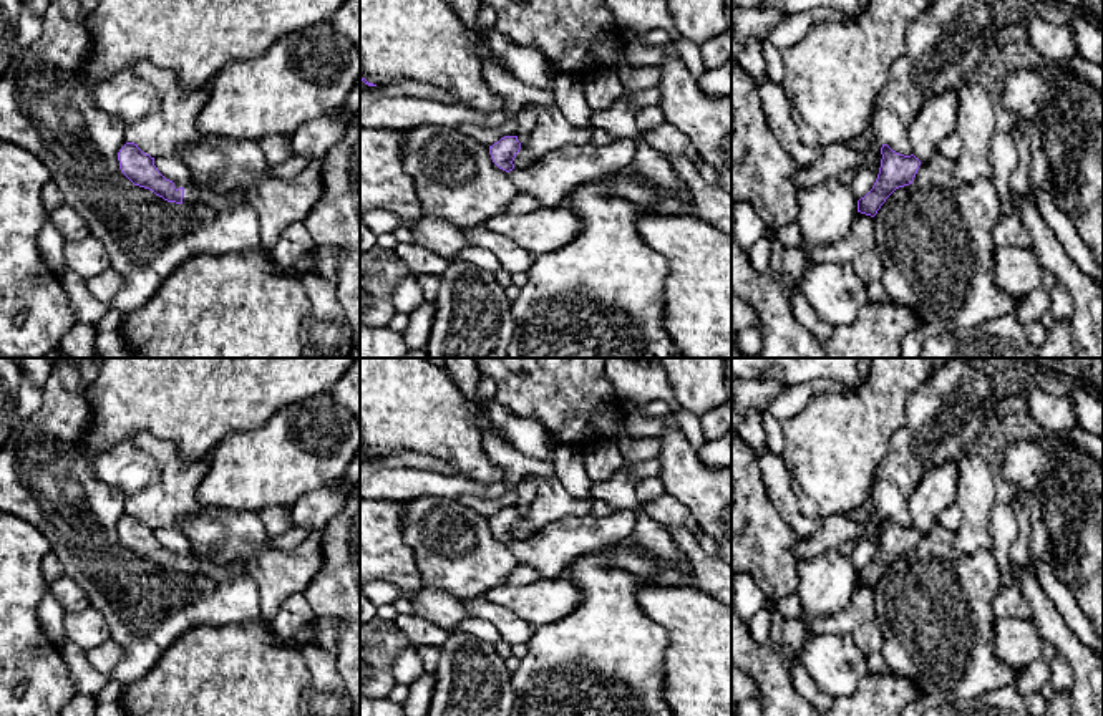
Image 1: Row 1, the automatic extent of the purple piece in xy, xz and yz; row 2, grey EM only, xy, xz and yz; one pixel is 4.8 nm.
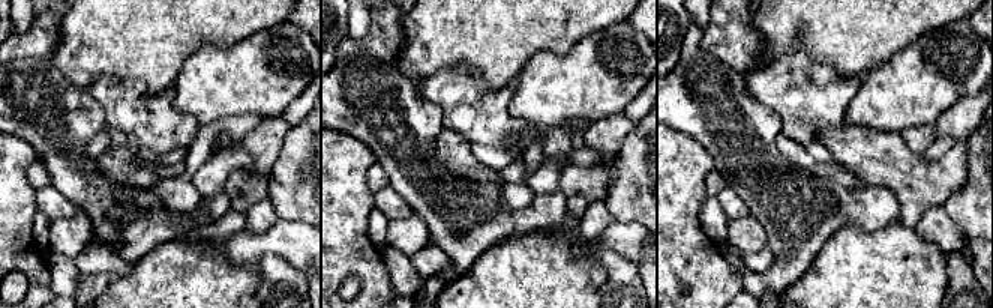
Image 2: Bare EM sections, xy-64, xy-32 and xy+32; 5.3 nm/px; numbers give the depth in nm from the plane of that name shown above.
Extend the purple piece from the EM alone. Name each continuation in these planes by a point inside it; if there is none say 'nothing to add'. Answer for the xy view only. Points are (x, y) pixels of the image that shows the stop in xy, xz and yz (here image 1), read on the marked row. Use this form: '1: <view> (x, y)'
1: xy (189, 194)

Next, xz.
nothing to add

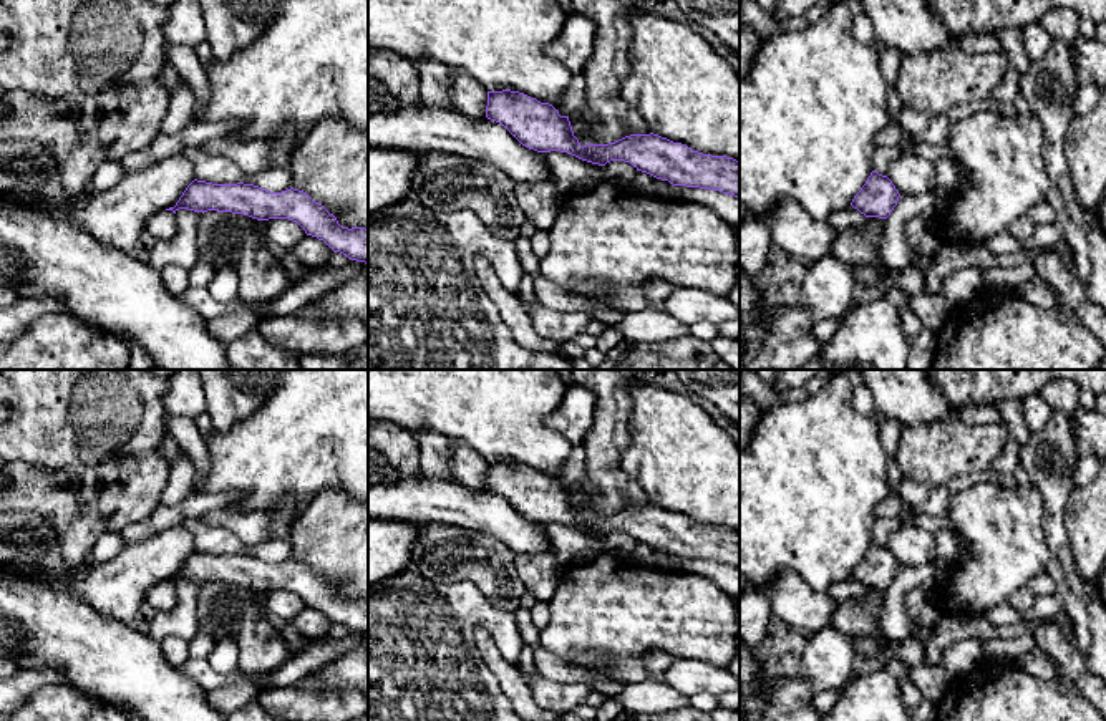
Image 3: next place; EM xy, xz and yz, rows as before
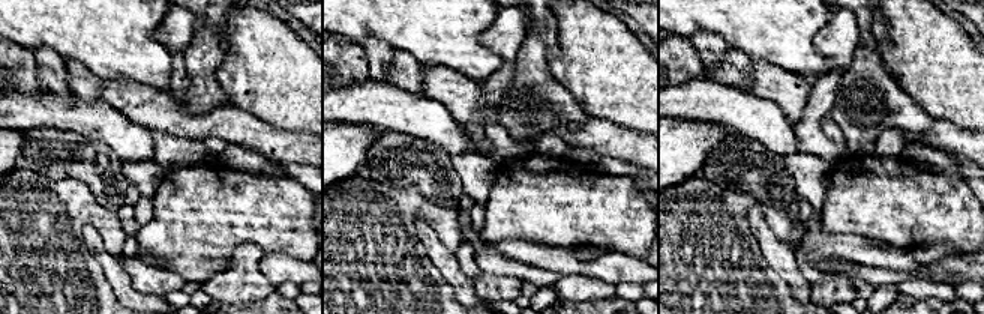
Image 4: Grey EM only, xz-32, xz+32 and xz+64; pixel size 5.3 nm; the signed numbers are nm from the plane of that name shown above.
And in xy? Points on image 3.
nothing to add

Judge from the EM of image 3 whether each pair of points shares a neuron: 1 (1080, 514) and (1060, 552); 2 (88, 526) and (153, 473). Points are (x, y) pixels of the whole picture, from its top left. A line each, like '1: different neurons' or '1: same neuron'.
1: different neurons
2: same neuron

